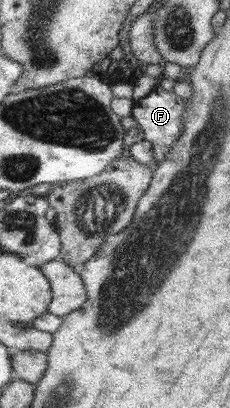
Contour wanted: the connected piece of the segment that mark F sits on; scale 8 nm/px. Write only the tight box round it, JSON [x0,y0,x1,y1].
[130,86,185,164]

